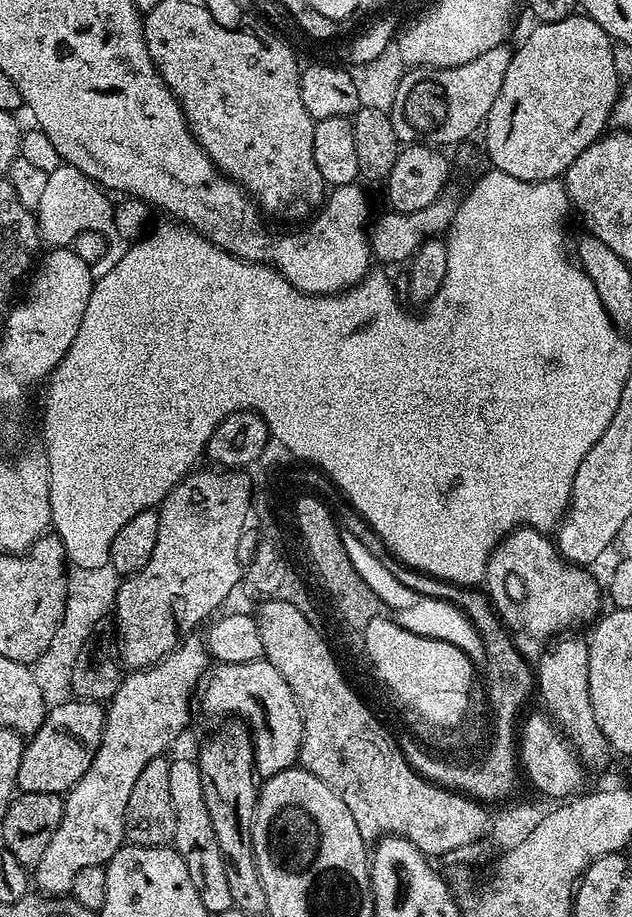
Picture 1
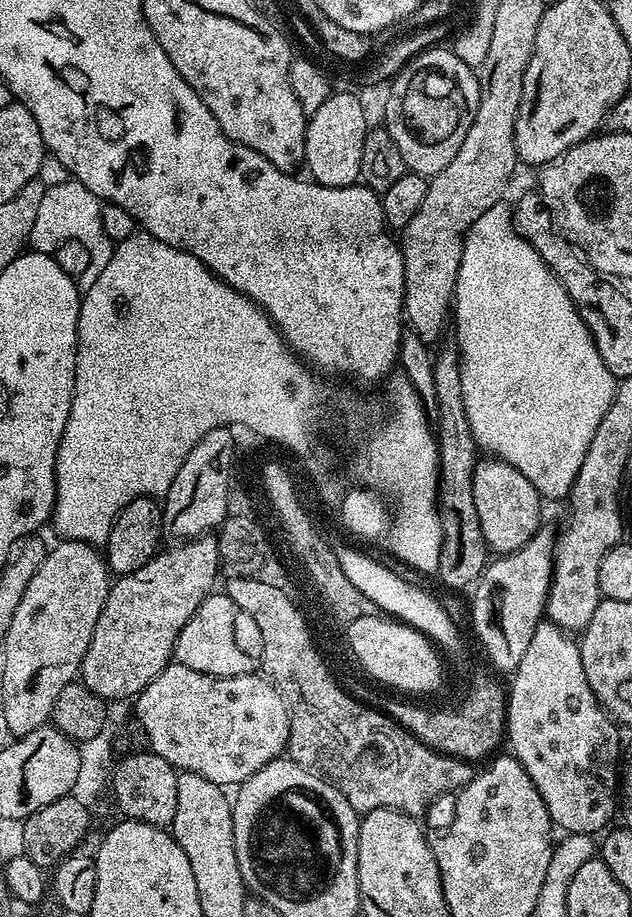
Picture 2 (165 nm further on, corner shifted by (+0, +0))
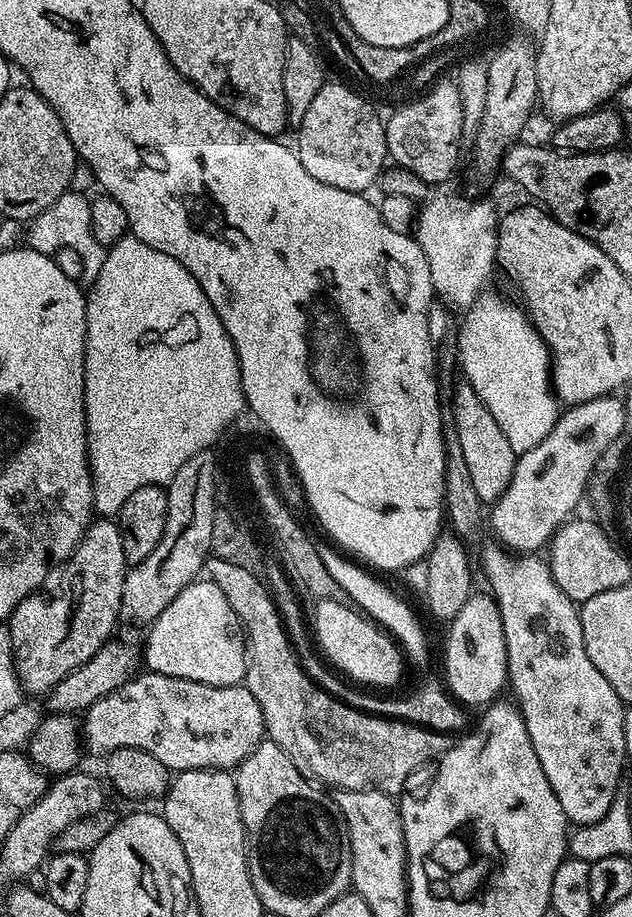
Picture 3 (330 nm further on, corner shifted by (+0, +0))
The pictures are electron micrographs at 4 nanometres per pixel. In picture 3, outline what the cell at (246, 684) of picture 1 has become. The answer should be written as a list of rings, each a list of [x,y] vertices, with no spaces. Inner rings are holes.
[[[145,671],[144,676],[140,675],[133,675],[122,687],[115,688],[83,713],[82,744],[87,751],[89,748],[92,752],[107,754],[123,748],[146,750],[146,754],[154,754],[154,758],[158,758],[158,762],[162,762],[173,773],[191,768],[232,770],[265,739],[262,706],[258,706],[258,698],[250,694],[247,686],[210,686],[150,671]]]

